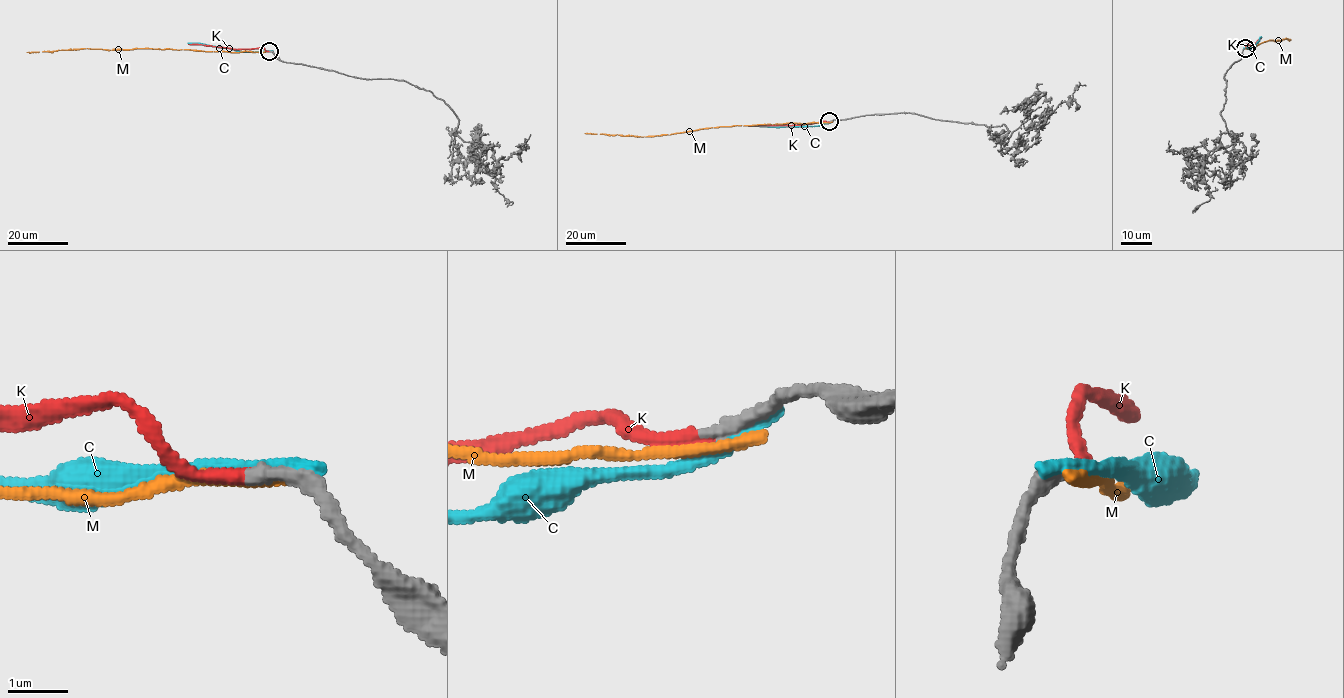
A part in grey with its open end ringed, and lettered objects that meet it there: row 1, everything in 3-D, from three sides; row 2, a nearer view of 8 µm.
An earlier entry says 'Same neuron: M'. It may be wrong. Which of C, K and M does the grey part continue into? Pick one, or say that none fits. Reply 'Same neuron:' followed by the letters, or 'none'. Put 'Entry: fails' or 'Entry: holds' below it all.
Same neuron: K
Entry: fails

